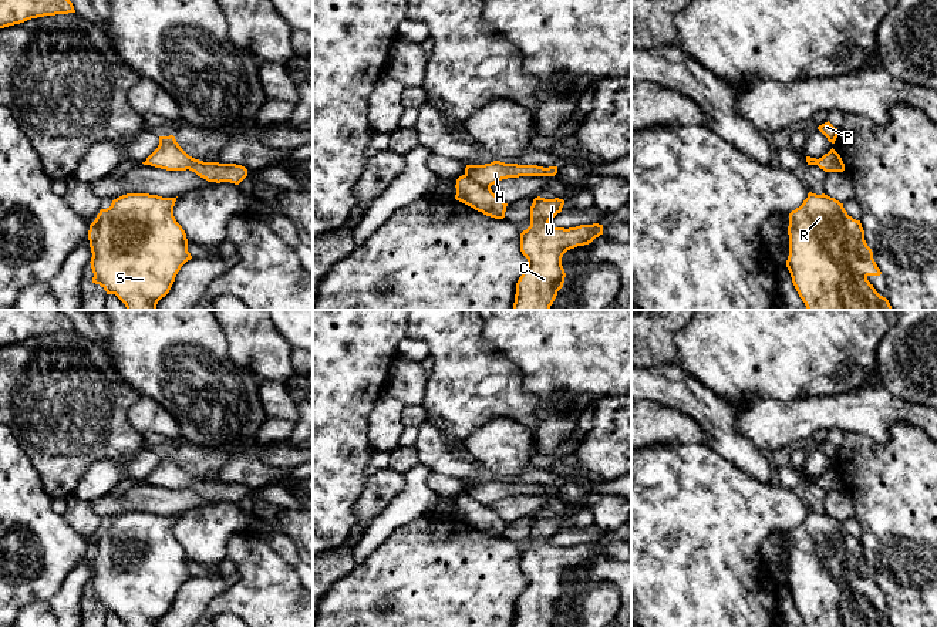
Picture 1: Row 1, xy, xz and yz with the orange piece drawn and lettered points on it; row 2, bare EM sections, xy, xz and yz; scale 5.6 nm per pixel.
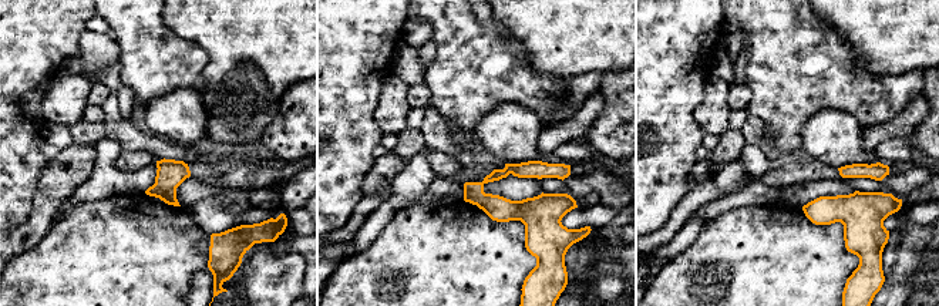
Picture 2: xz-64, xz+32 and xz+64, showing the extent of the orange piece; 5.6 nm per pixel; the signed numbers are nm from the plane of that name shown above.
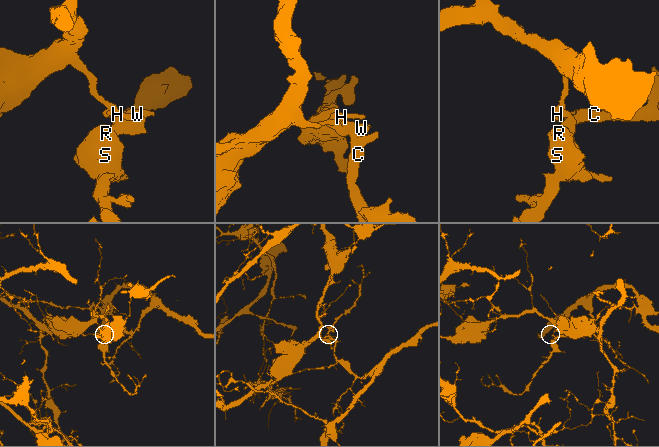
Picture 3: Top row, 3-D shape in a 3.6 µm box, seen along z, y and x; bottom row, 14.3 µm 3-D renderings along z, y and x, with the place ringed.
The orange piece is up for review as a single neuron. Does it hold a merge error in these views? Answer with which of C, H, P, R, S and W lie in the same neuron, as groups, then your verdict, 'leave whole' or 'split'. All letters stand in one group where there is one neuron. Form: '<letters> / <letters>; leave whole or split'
C R S W / H P; split

